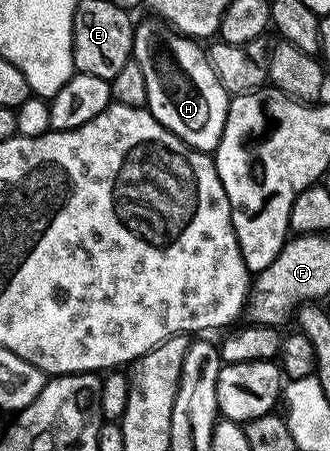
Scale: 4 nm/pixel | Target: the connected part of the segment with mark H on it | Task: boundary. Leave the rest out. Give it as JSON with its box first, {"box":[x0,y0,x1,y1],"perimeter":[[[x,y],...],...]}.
{"box":[133,16,231,152],"perimeter":[[[146,16],[143,22],[139,21],[134,28],[133,61],[140,64],[144,71],[144,84],[148,84],[146,106],[150,115],[164,128],[168,128],[191,150],[212,152],[218,147],[220,136],[224,132],[224,124],[228,116],[231,95],[227,94],[224,84],[216,80],[216,72],[212,72],[207,51],[202,50],[197,41],[178,33],[173,26],[154,16]]]}

